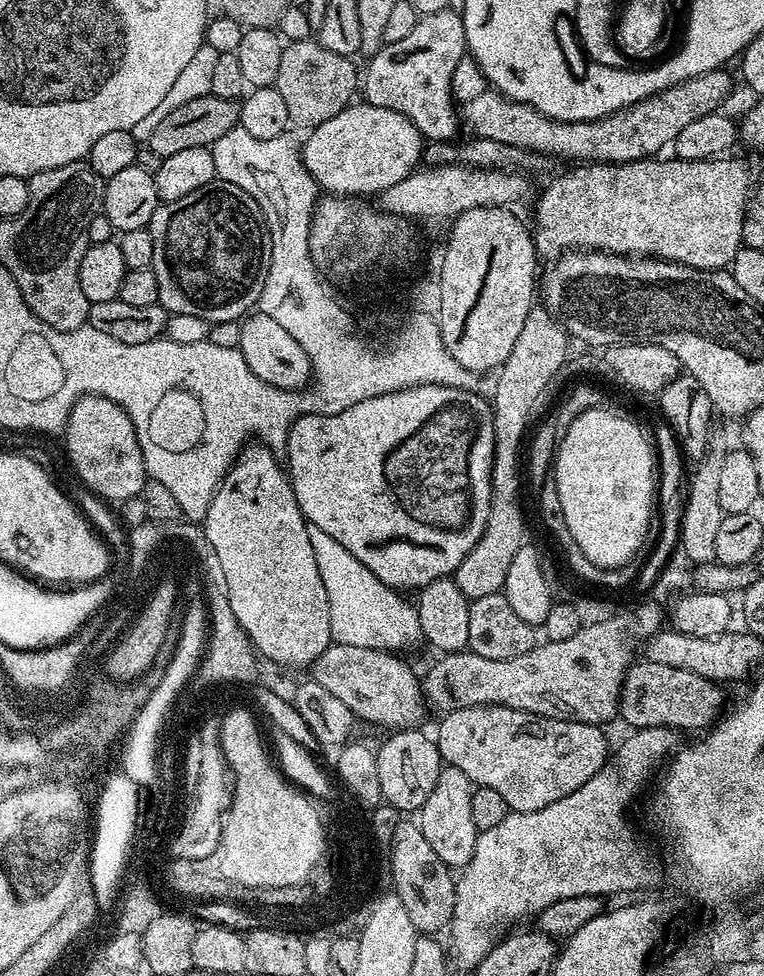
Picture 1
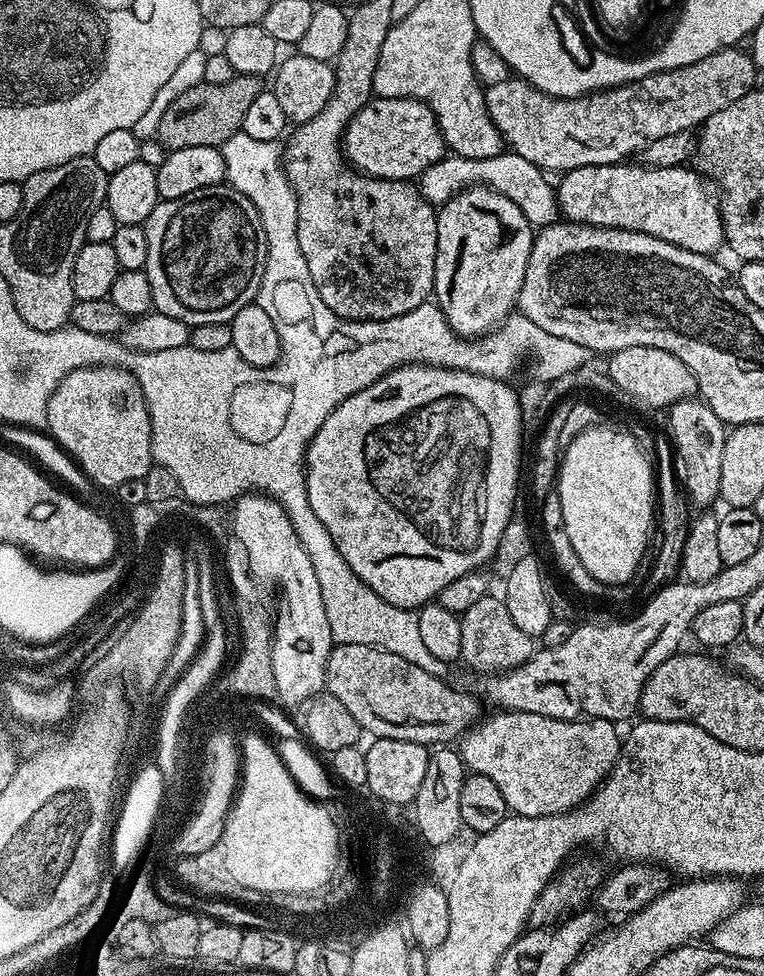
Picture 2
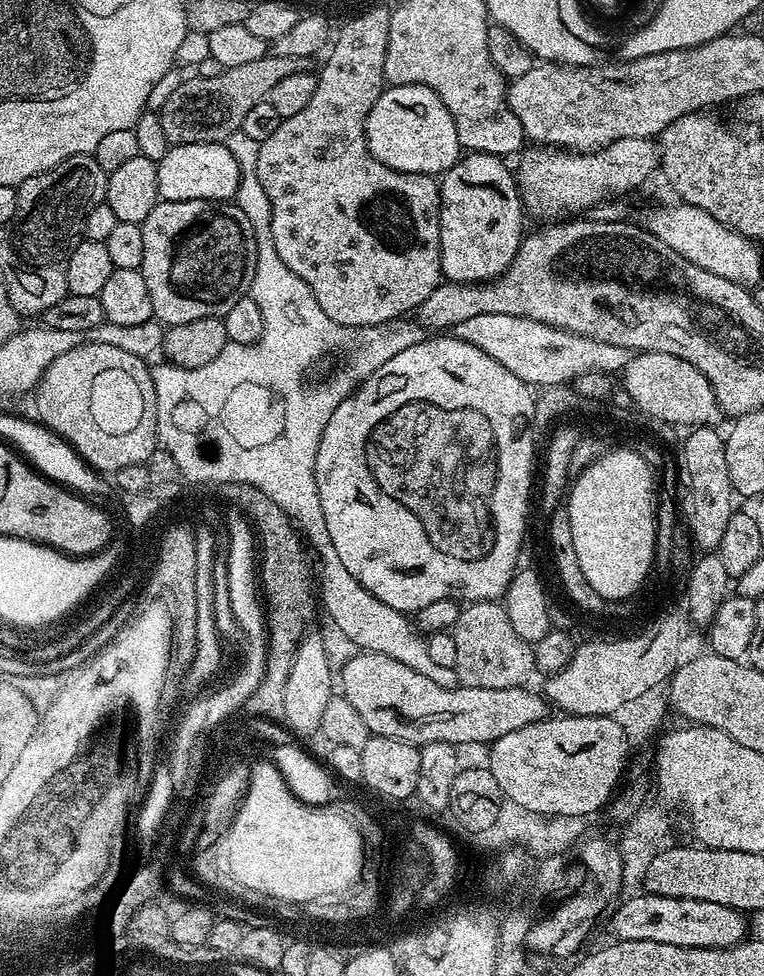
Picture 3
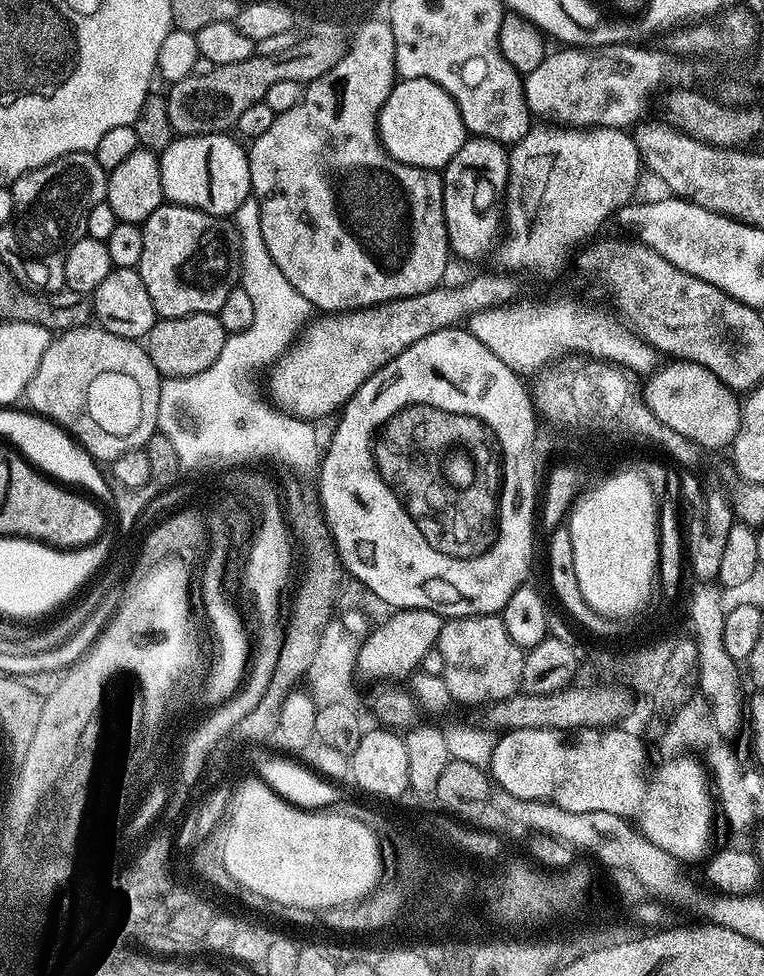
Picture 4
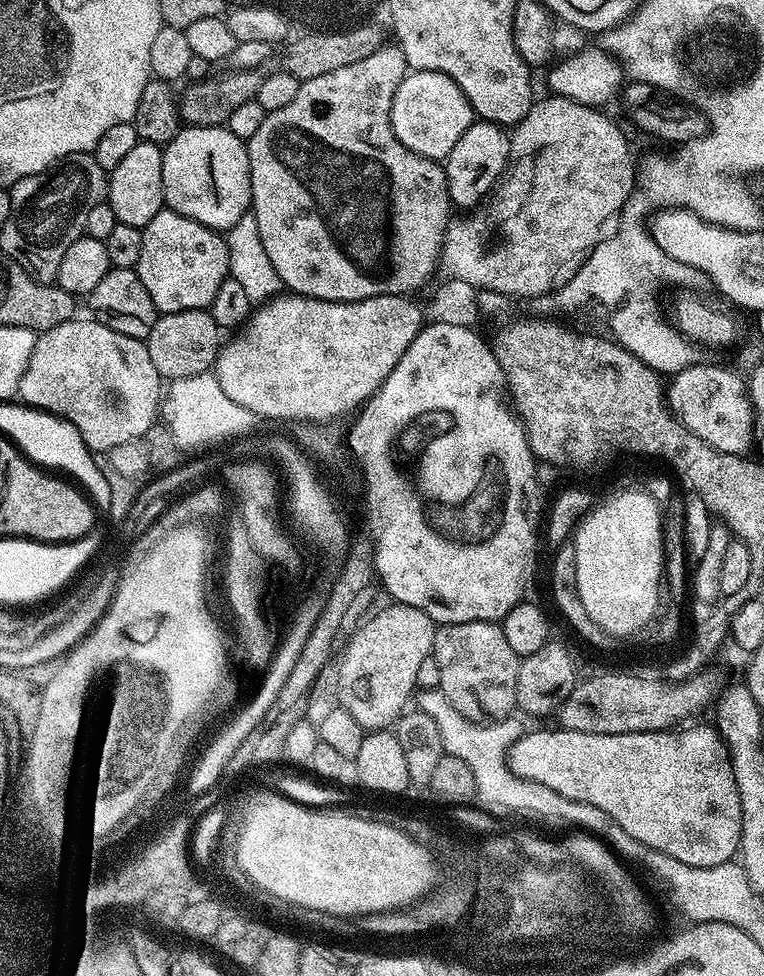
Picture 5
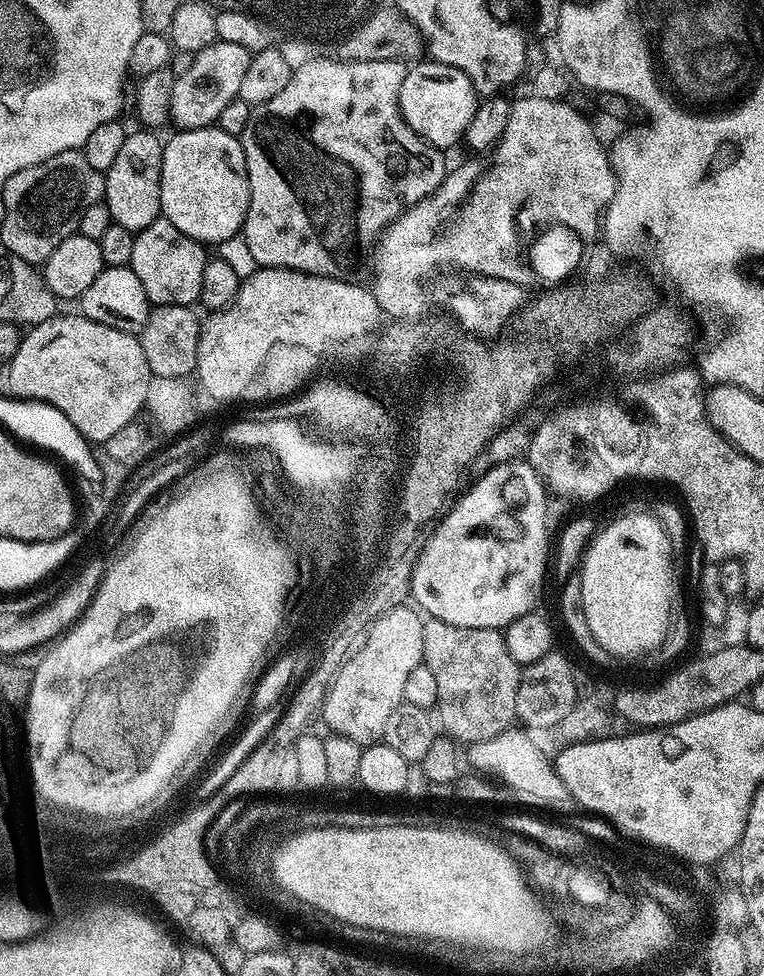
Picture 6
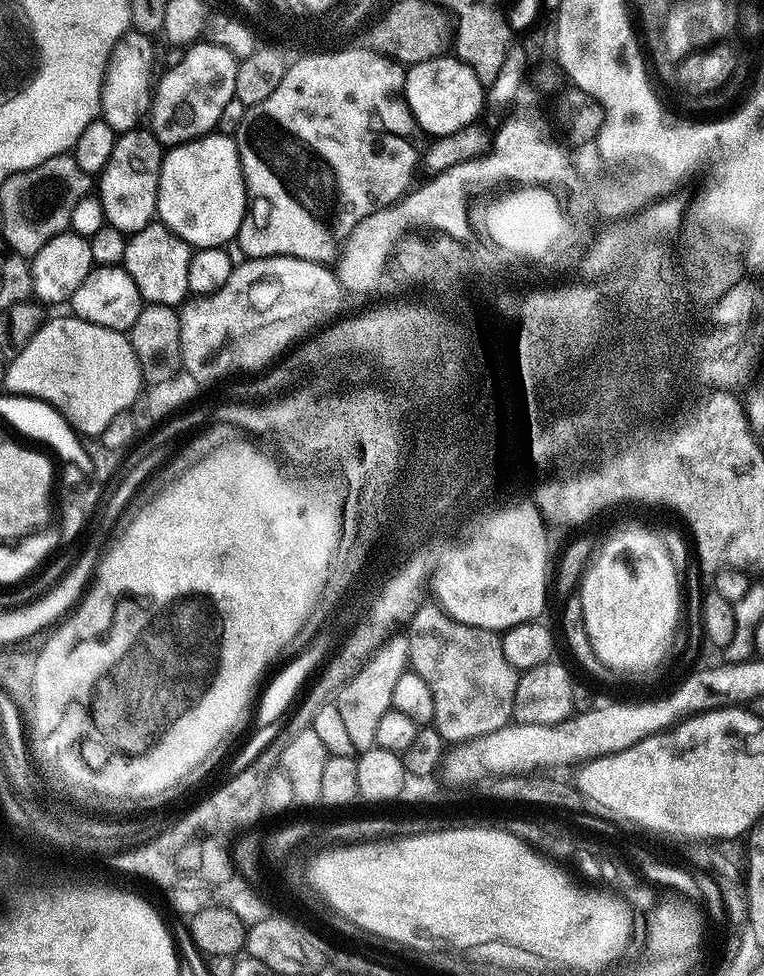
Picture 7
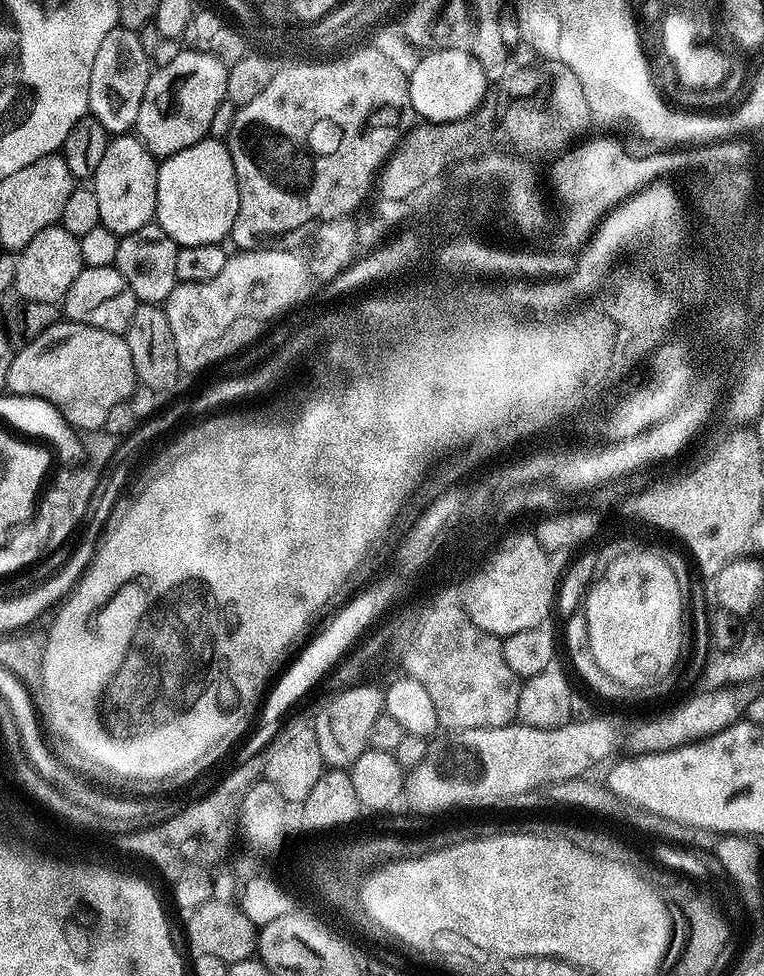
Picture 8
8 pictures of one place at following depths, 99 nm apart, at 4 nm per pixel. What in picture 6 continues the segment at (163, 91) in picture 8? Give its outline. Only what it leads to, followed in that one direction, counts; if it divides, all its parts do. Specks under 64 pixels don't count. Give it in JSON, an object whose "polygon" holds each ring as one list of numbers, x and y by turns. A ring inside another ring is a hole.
{"polygon":[[217,39,215,44,196,53,194,66,186,74,176,77,174,82,171,119,175,127,183,130,215,125,222,109,239,97,242,77,246,75,246,66,250,66,252,57,253,53,248,52,246,46,234,46,234,42,222,39]]}

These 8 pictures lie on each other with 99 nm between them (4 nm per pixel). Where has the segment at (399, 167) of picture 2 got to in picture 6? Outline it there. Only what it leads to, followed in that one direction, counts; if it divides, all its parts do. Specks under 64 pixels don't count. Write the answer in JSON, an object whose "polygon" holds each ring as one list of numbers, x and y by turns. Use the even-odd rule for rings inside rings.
{"polygon":[[435,62,420,63,409,67,402,82,400,113,425,142,434,148,448,150,451,144,461,143,466,126,470,126,470,118,476,113,478,94,462,70]]}

